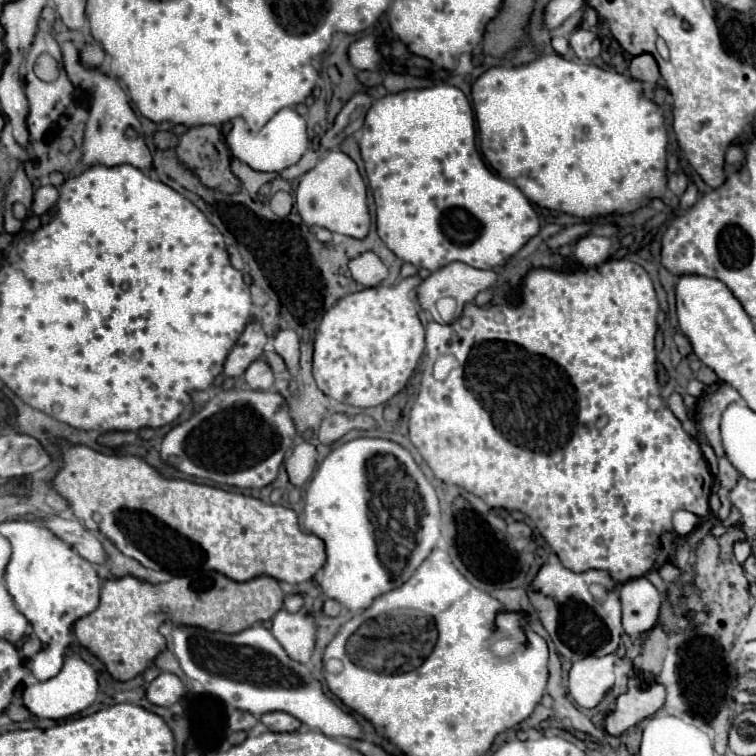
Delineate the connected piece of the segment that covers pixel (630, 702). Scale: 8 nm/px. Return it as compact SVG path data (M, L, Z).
M633 675L627 683L629 691L623 693L613 713L607 717L607 731L611 735L623 735L633 725L651 717L657 709L665 705L665 687L663 685L641 685L641 677Z

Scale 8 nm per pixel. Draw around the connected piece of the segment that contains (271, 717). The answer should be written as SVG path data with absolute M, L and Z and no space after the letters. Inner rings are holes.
M281 711L263 715L261 723L267 725L269 731L281 731L281 733L291 733L291 731L297 731L301 727L301 723L295 717L291 717L289 713L281 713Z

